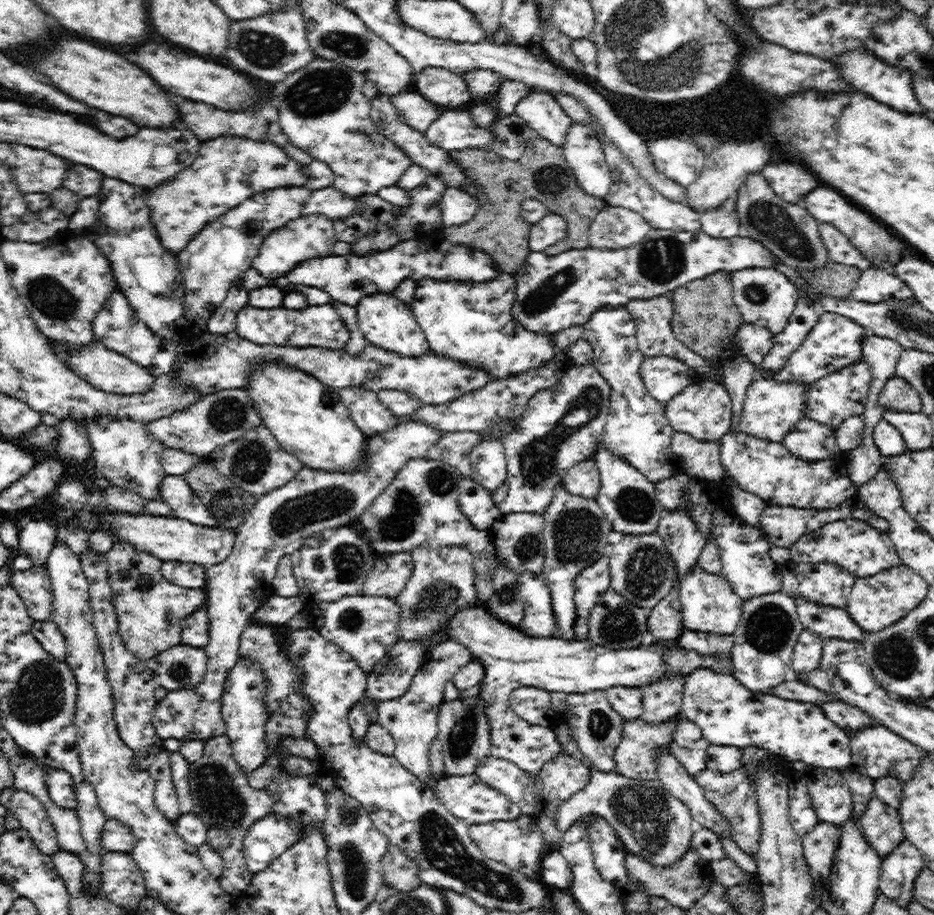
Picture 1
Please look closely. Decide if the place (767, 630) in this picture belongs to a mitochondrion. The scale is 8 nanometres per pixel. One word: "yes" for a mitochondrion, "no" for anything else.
yes

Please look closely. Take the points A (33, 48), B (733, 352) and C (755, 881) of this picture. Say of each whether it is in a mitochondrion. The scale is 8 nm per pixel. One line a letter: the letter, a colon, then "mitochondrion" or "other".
A: other
B: other
C: other

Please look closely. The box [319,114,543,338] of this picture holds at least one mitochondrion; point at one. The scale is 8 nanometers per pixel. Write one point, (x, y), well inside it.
(361, 282)

